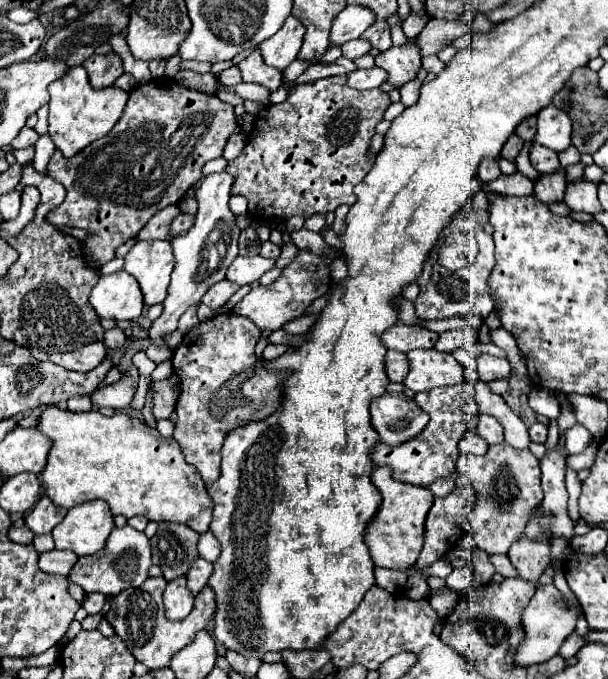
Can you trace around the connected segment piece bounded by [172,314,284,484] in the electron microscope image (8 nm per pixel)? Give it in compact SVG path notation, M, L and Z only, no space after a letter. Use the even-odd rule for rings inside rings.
M218 314L192 328L182 338L182 344L174 352L172 358L174 372L182 380L182 394L176 402L178 422L174 438L178 440L186 456L186 462L200 472L206 484L212 484L220 476L220 448L226 432L232 430L234 426L242 426L248 420L262 420L270 416L280 404L280 382L284 374L276 374L262 368L260 358L254 356L254 344L258 340L260 340L260 330L248 318L236 314Z

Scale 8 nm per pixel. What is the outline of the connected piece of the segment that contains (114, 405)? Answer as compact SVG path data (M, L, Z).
M132 366L126 374L126 378L120 378L120 382L114 382L110 386L98 388L90 398L100 408L112 408L112 410L126 410L132 402L132 396L136 392L138 382L138 368Z

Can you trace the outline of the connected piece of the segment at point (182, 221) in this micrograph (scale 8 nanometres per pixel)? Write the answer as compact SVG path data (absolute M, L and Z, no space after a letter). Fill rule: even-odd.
M178 214L178 216L172 220L172 224L170 224L168 242L172 242L172 238L176 238L178 234L186 232L192 224L194 224L194 216L190 216L190 214Z

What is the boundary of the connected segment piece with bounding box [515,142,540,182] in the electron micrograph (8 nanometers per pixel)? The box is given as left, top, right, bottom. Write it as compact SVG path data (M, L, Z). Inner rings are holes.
M524 142L522 150L515 160L515 164L520 173L535 182L540 177L540 173L533 168L529 160L529 150L532 144L532 142Z

